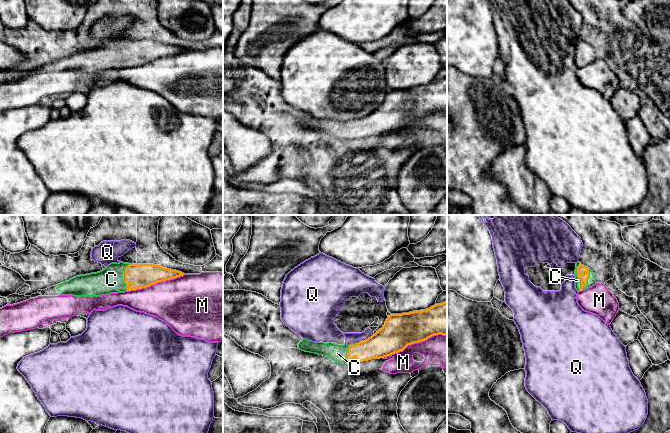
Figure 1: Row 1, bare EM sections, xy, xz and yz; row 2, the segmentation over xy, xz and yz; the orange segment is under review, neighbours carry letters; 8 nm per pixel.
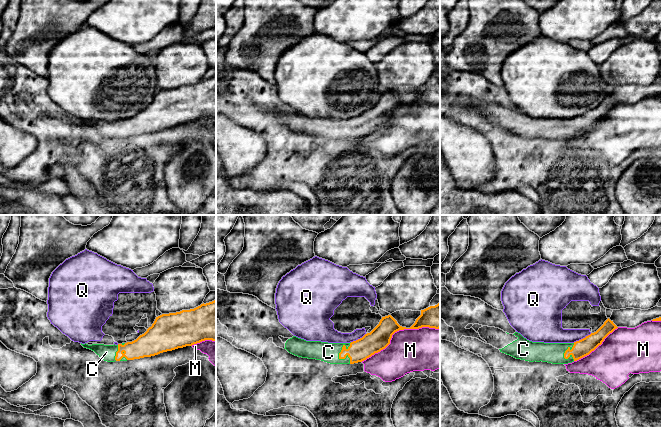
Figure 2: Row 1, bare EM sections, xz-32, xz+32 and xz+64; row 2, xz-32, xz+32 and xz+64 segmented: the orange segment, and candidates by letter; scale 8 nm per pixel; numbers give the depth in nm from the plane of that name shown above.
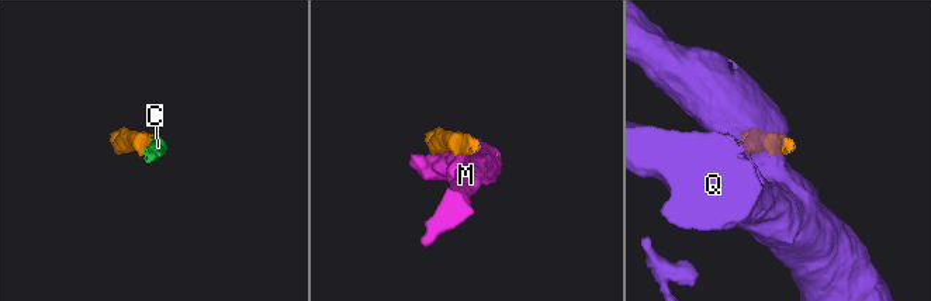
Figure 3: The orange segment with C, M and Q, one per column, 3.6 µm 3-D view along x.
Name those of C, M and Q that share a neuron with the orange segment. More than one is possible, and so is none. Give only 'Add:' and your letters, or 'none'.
Add: C

